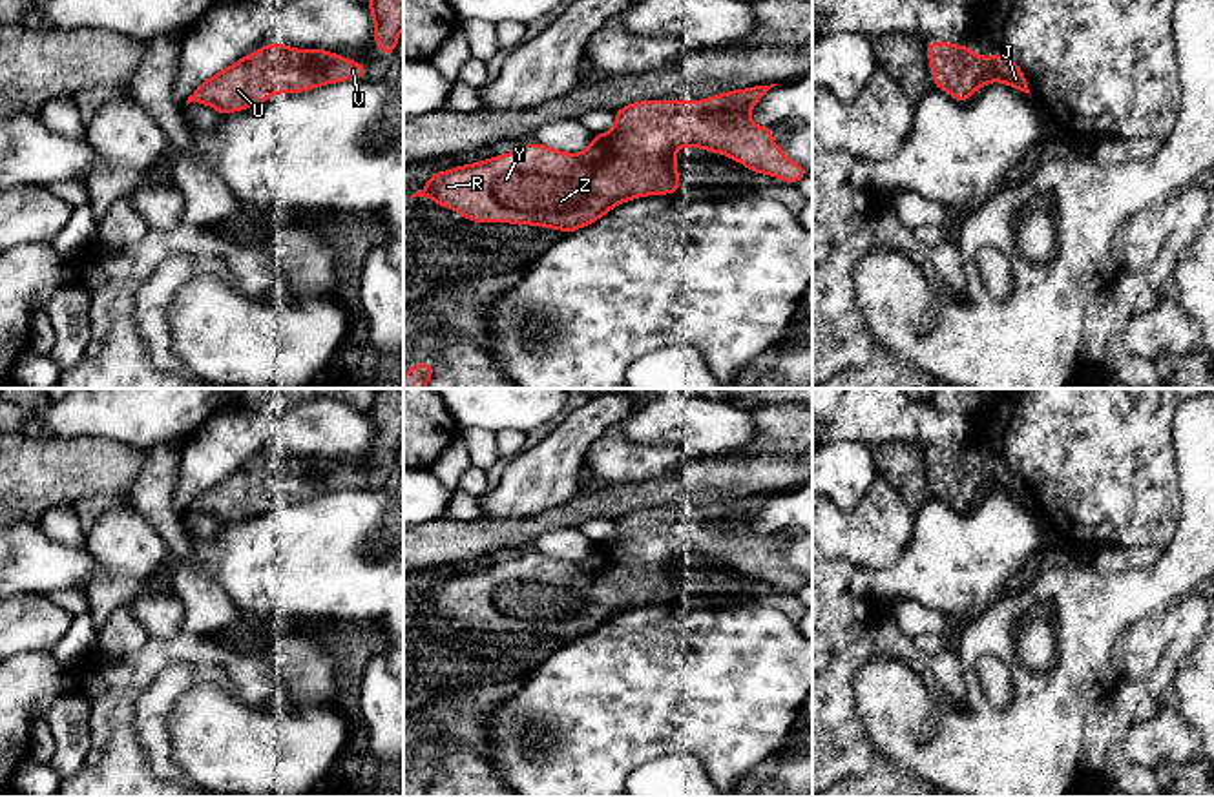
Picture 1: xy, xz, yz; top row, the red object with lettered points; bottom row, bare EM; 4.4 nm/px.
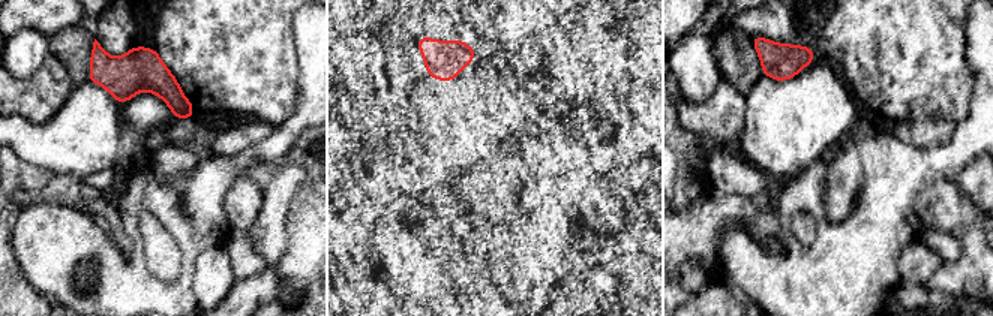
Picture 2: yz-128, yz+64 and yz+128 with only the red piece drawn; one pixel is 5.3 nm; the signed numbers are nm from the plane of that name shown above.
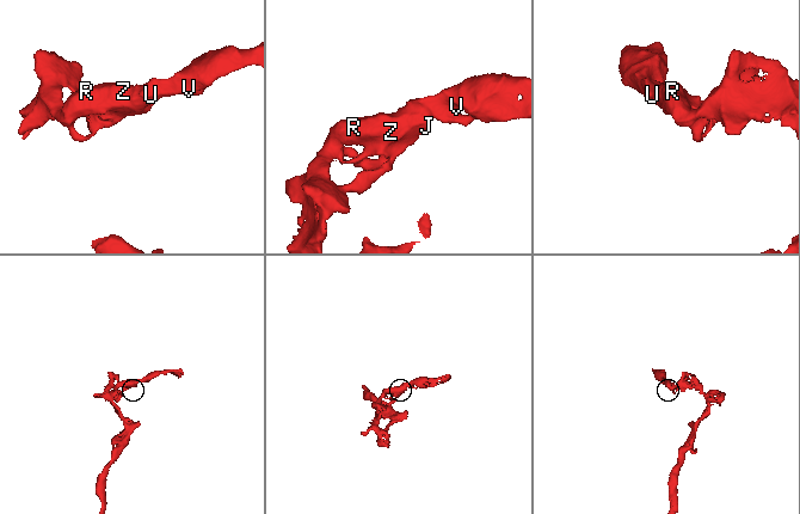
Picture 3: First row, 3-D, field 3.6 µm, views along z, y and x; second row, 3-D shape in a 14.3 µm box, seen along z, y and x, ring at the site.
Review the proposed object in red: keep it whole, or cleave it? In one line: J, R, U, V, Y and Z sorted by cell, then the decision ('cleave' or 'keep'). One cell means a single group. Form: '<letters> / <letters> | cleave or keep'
J R U V Y Z | keep

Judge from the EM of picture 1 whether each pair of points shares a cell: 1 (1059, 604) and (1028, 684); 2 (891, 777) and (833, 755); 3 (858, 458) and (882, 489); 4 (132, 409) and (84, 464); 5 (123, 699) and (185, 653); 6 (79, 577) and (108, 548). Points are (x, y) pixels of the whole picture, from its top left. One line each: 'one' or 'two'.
1: one
2: two
3: two
4: two
5: one
6: two

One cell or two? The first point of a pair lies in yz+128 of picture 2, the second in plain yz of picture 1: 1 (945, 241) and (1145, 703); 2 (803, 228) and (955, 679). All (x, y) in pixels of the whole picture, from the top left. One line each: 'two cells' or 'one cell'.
1: one cell
2: two cells

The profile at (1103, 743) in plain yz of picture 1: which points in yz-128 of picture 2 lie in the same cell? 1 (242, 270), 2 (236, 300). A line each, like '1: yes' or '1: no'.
1: no
2: no

